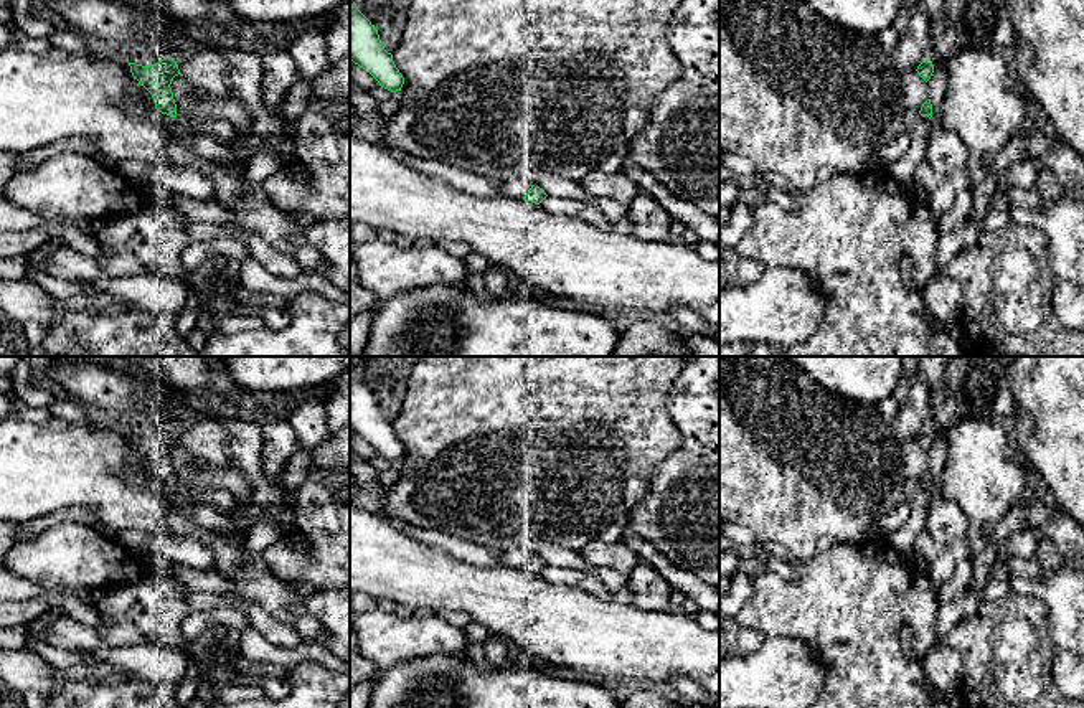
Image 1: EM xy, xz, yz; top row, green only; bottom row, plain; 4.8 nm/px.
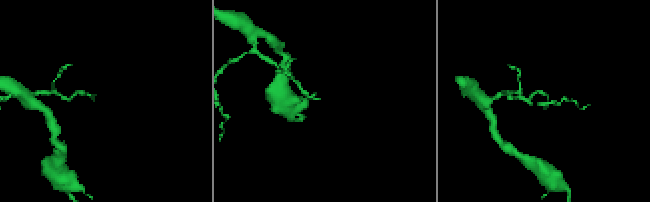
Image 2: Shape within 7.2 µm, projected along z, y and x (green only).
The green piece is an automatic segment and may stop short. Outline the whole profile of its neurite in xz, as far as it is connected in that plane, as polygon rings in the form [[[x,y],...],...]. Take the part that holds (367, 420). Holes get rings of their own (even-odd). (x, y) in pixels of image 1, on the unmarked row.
[[[350,376],[350,429],[370,442],[381,457],[401,460],[404,447],[379,409],[375,394],[356,378]]]

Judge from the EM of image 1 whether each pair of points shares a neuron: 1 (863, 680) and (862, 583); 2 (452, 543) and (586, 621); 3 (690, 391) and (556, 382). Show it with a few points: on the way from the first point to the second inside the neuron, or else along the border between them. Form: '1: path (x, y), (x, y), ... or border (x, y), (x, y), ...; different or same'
1: path (862, 656), (862, 608); same
2: border (456, 556), (480, 566), (500, 566); different
3: border (680, 373), (665, 401), (665, 410), (677, 428); different

